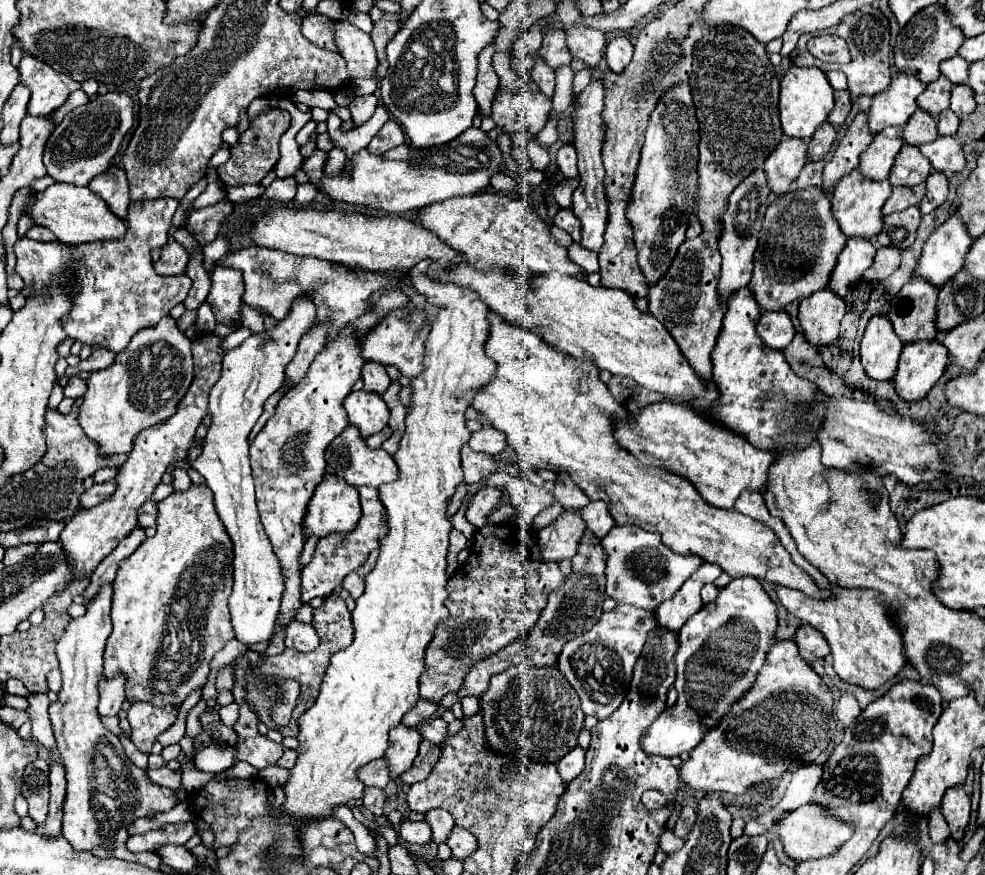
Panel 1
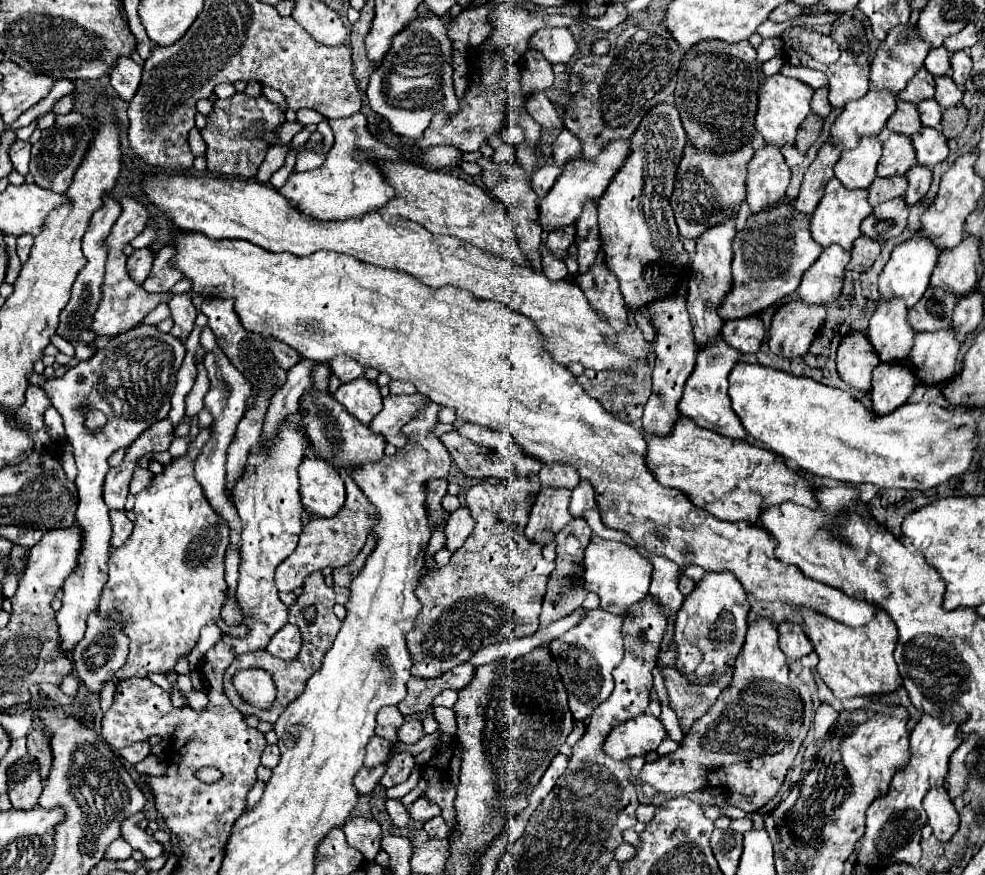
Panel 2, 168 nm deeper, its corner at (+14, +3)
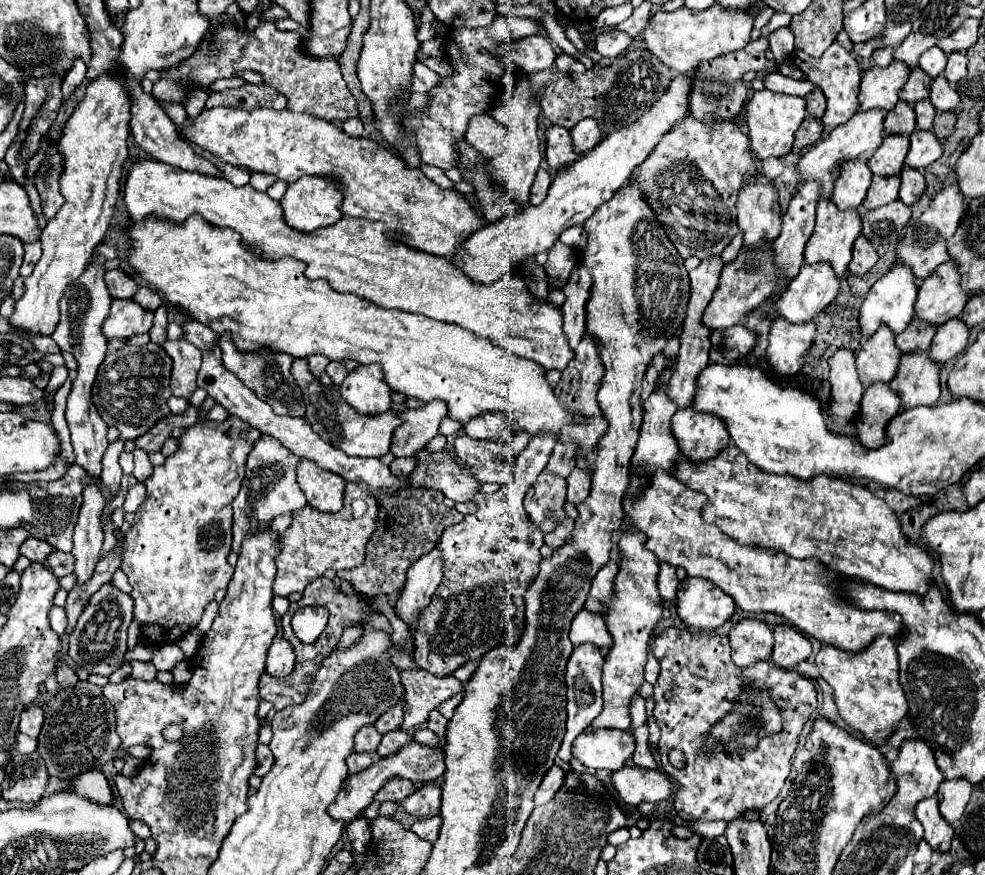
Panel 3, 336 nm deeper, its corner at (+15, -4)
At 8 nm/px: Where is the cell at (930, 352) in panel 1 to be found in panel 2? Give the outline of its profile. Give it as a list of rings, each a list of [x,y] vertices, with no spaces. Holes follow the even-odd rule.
[[[893,362],[893,364],[879,364],[873,370],[871,380],[871,412],[877,416],[885,416],[895,408],[903,406],[911,392],[917,386],[917,378],[907,364]]]

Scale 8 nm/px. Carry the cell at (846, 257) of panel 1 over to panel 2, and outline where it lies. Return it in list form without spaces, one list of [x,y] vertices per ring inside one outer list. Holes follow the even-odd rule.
[[[827,246],[817,262],[805,270],[797,294],[807,304],[827,304],[833,302],[843,288],[843,274],[851,254],[841,250],[841,246]]]

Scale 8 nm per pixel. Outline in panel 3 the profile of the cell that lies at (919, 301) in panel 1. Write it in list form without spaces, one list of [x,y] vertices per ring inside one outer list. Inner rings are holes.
[[[882,325],[868,341],[862,343],[856,365],[860,381],[864,387],[870,387],[874,381],[892,381],[900,361],[900,349],[896,349],[896,335]]]

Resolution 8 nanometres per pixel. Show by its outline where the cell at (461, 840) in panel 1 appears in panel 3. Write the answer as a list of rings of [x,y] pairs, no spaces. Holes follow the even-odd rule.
[[[432,817],[432,819],[424,819],[424,821],[416,821],[412,825],[412,831],[422,837],[422,839],[428,839],[428,841],[436,841],[438,837],[438,831],[440,831],[440,825],[442,825],[442,819],[440,817]]]

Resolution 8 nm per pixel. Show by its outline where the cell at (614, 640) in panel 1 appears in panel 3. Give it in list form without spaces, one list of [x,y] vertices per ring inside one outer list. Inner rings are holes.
[[[578,645],[574,647],[568,665],[566,665],[566,689],[568,689],[568,721],[566,721],[566,735],[562,741],[562,747],[558,751],[558,757],[564,761],[570,761],[572,755],[572,741],[586,729],[590,723],[600,715],[602,711],[602,667],[604,667],[604,655],[596,645]]]

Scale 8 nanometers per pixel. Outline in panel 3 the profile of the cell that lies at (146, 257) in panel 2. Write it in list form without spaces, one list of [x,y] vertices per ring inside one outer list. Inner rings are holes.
[[[114,269],[114,271],[106,271],[106,285],[112,297],[118,299],[128,299],[138,291],[138,283],[132,275],[124,273],[122,269]]]

